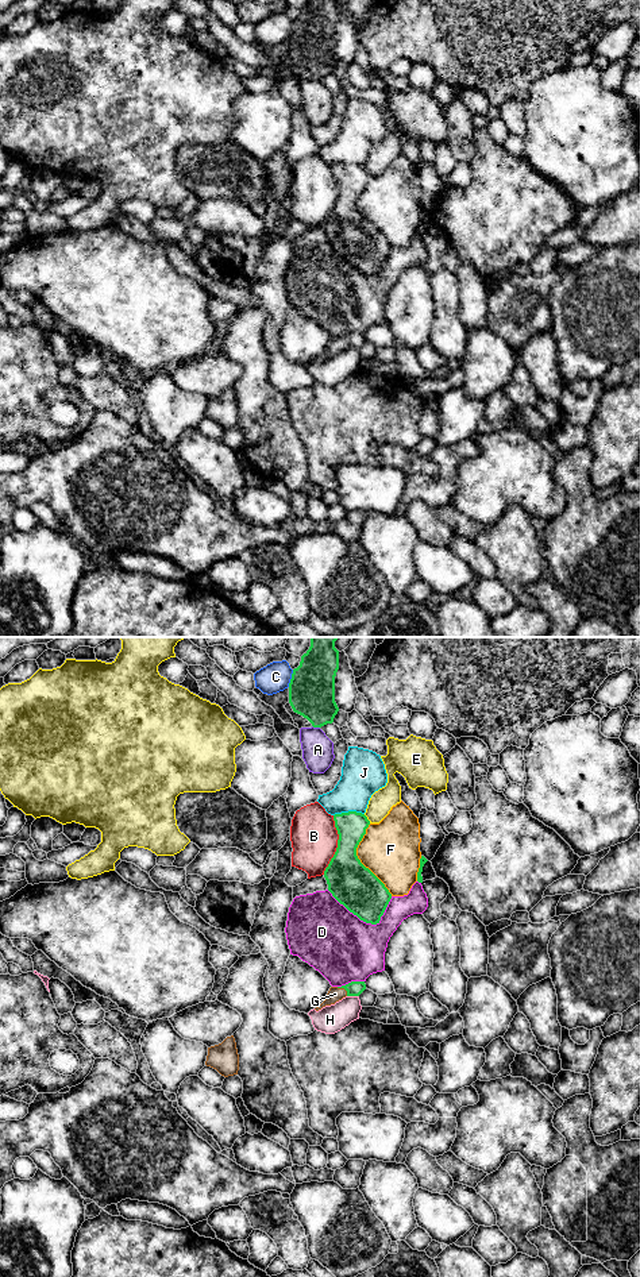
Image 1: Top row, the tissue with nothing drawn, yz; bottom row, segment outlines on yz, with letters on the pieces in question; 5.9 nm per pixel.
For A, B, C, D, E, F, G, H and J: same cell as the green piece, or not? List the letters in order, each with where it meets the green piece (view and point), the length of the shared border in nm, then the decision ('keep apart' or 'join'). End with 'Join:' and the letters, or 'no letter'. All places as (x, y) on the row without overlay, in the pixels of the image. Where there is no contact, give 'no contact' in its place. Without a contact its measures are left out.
A: yz (316, 78) | 50 nm | keep apart
B: yz (338, 197) | 360 nm | keep apart
C: yz (292, 30) | 110 nm | keep apart
D: yz (365, 273) | 400 nm | keep apart
E: yz (366, 170) | 70 nm | keep apart
F: yz (359, 212) | 460 nm | keep apart
G: yz (343, 339) | 90 nm | join
H: yz (353, 347) | 70 nm | keep apart
J: yz (349, 164) | 180 nm | keep apart
Join: G

